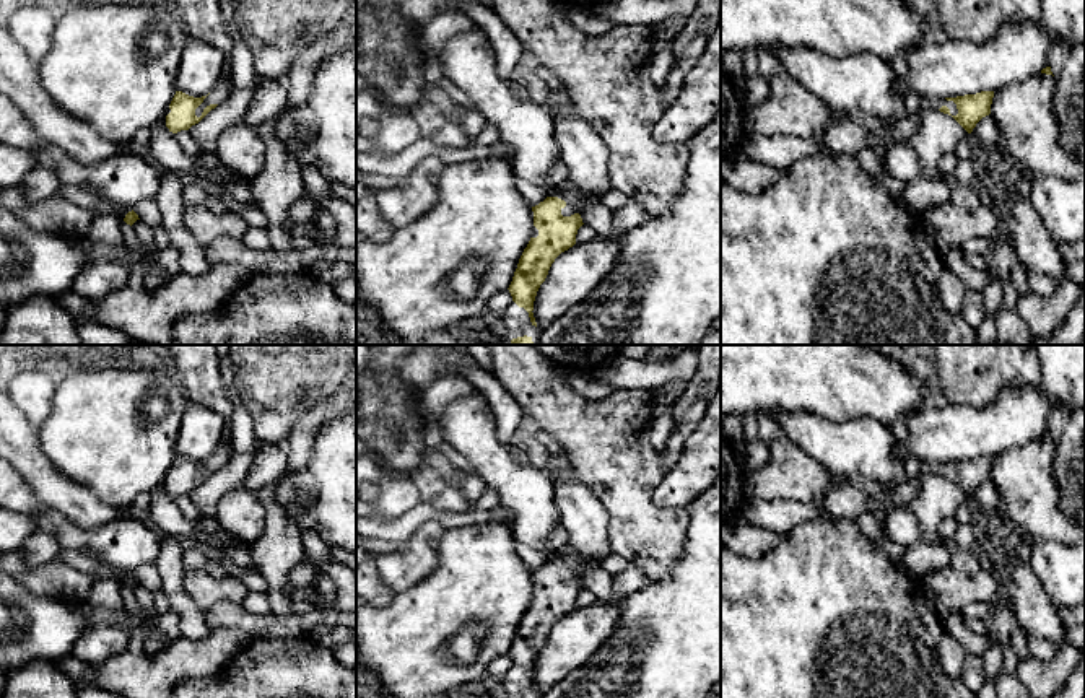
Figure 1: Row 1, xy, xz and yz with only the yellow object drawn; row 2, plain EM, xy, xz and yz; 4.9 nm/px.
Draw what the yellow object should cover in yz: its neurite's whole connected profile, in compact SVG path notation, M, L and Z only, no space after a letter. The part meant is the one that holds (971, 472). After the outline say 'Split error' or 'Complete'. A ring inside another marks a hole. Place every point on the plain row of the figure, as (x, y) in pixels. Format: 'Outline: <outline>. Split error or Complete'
Outline: M981 456L956 462L921 462L924 472L934 472L952 480L968 498L991 478L994 456Z. Split error

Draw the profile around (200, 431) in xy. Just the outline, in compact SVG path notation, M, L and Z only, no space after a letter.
M189 404L176 443L177 456L194 462L207 460L221 444L224 423L211 408Z

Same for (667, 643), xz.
M721 473L690 506L682 556L662 581L649 581L621 602L621 617L602 648L540 698L708 698L721 682Z

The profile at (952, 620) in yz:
M937 609L943 631L953 636L968 654L983 656L994 636L983 636L971 631L960 610Z

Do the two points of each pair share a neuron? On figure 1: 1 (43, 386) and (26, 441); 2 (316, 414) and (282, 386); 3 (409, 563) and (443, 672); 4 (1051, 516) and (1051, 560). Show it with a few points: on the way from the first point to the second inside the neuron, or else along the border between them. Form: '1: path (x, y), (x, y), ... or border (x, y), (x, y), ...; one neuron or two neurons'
1: border (17, 405), (38, 428); two neurons
2: border (339, 386), (288, 440); two neurons
3: border (436, 552), (436, 567), (418, 583), (396, 593); two neurons
4: border (1027, 539), (1056, 539), (1067, 545); two neurons

